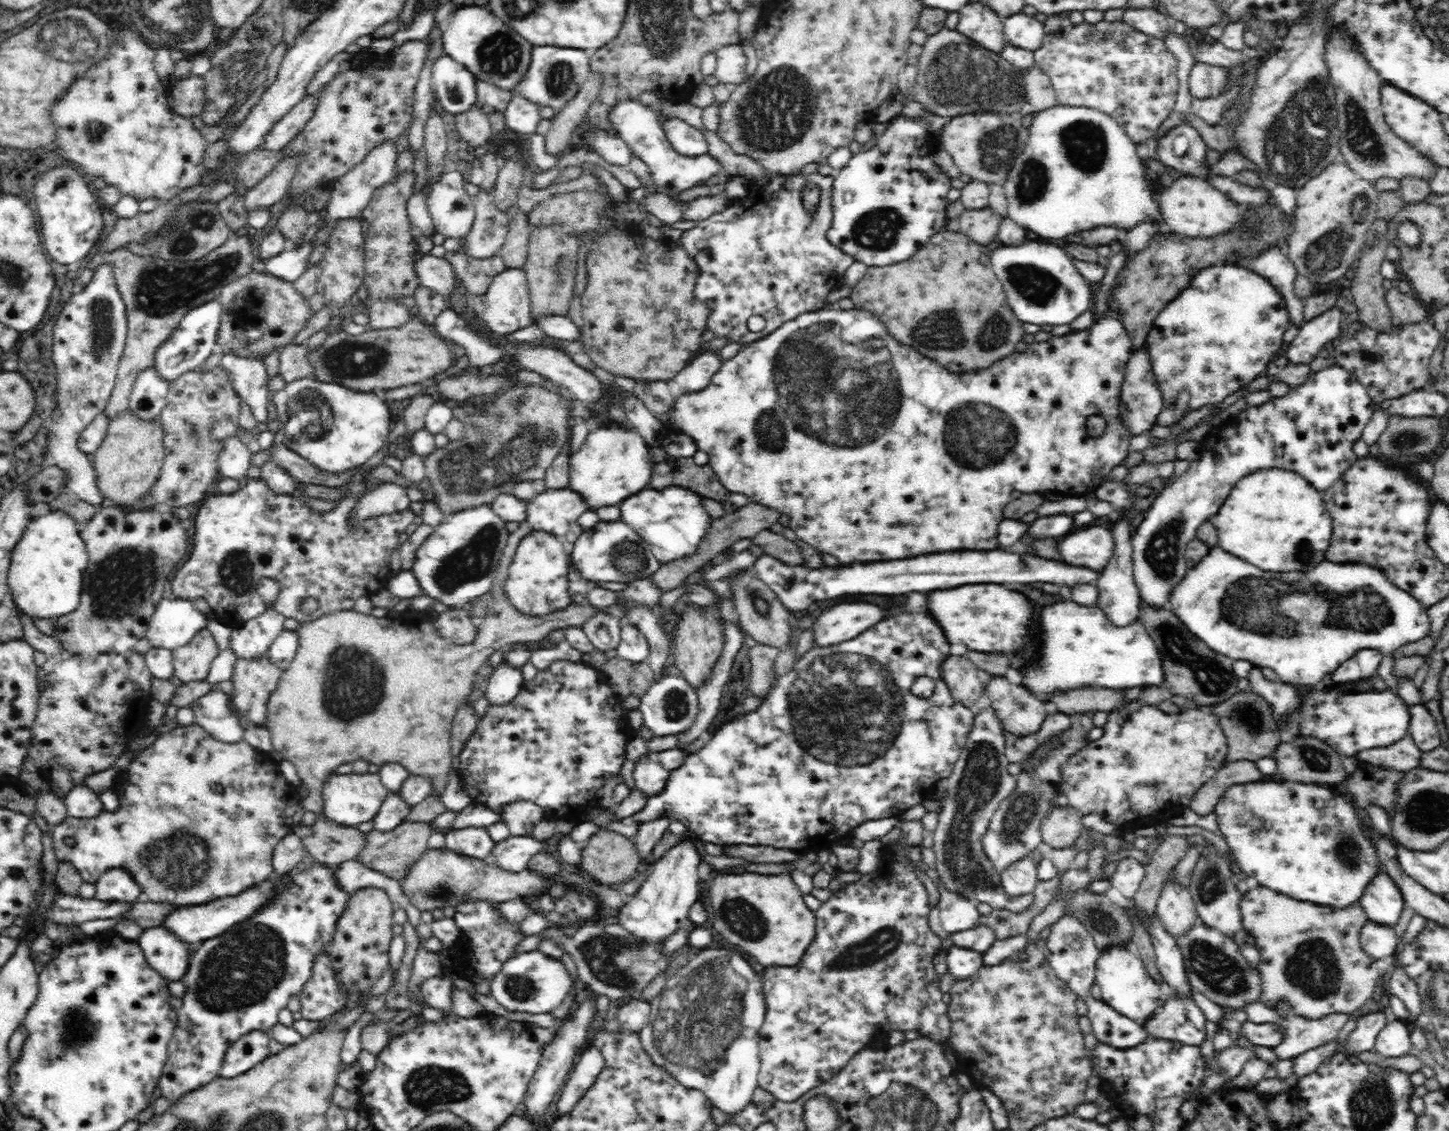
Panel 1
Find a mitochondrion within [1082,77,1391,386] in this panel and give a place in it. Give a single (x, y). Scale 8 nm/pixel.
(1360, 136)

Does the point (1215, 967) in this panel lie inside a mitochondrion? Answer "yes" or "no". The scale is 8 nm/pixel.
yes

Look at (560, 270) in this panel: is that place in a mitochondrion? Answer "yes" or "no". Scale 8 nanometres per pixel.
yes

